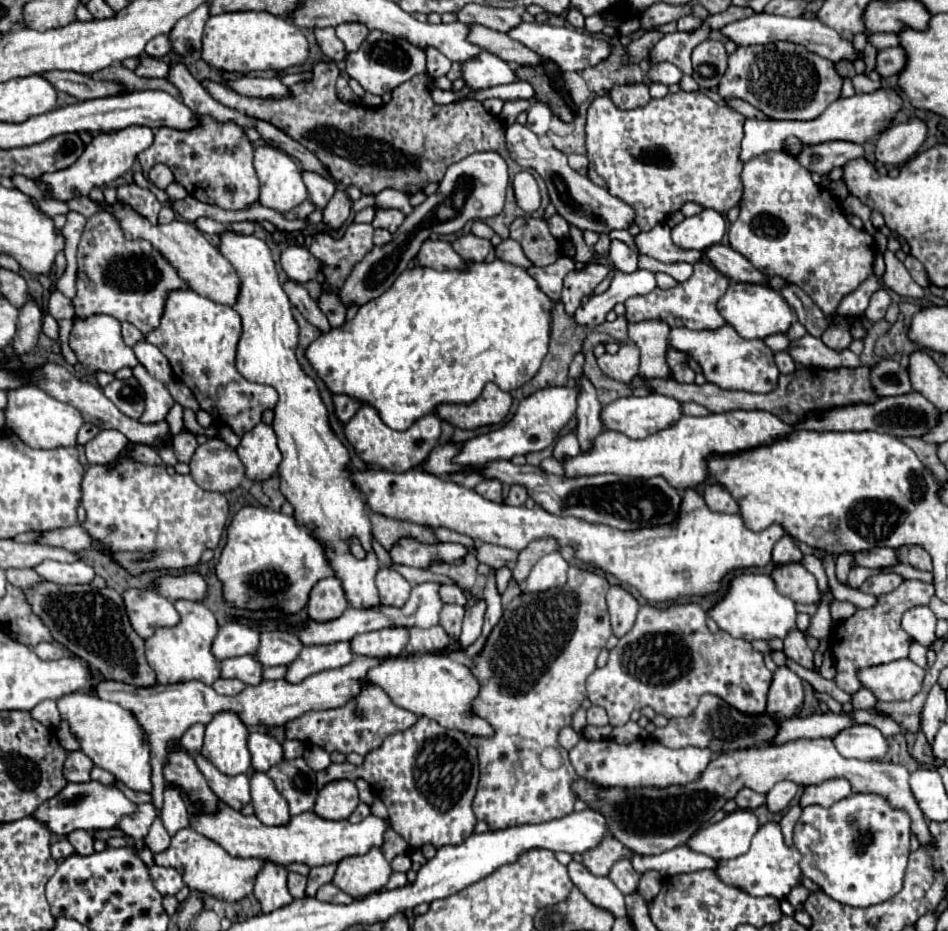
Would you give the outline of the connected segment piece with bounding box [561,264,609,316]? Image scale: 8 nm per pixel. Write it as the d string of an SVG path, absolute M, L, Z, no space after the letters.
M589 264L589 266L585 266L585 270L569 272L565 276L563 294L561 294L567 314L573 316L581 304L581 298L591 296L593 288L599 282L603 282L607 276L609 276L609 270L607 270L607 266L601 266L601 264Z

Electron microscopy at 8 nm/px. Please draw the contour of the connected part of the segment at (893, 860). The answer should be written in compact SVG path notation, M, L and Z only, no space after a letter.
M851 794L835 802L829 808L807 806L795 824L795 848L801 854L799 868L803 876L811 878L821 886L821 890L833 900L849 906L871 906L895 896L905 878L907 858L909 858L909 838L911 838L911 818L905 810L889 806L887 798L879 794Z

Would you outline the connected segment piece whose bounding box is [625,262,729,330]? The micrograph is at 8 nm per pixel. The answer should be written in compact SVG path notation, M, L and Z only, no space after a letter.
M697 262L693 264L695 272L689 280L677 284L671 290L661 290L655 288L651 290L647 296L633 296L625 302L627 308L627 320L629 322L643 322L643 320L653 320L653 318L661 318L663 322L669 322L669 326L685 326L689 330L717 330L721 326L725 326L725 318L719 314L717 310L717 302L719 298L727 292L729 288L729 280L715 270L713 266L705 264L705 262Z

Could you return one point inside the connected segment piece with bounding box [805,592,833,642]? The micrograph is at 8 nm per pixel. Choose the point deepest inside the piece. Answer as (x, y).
(820, 626)

